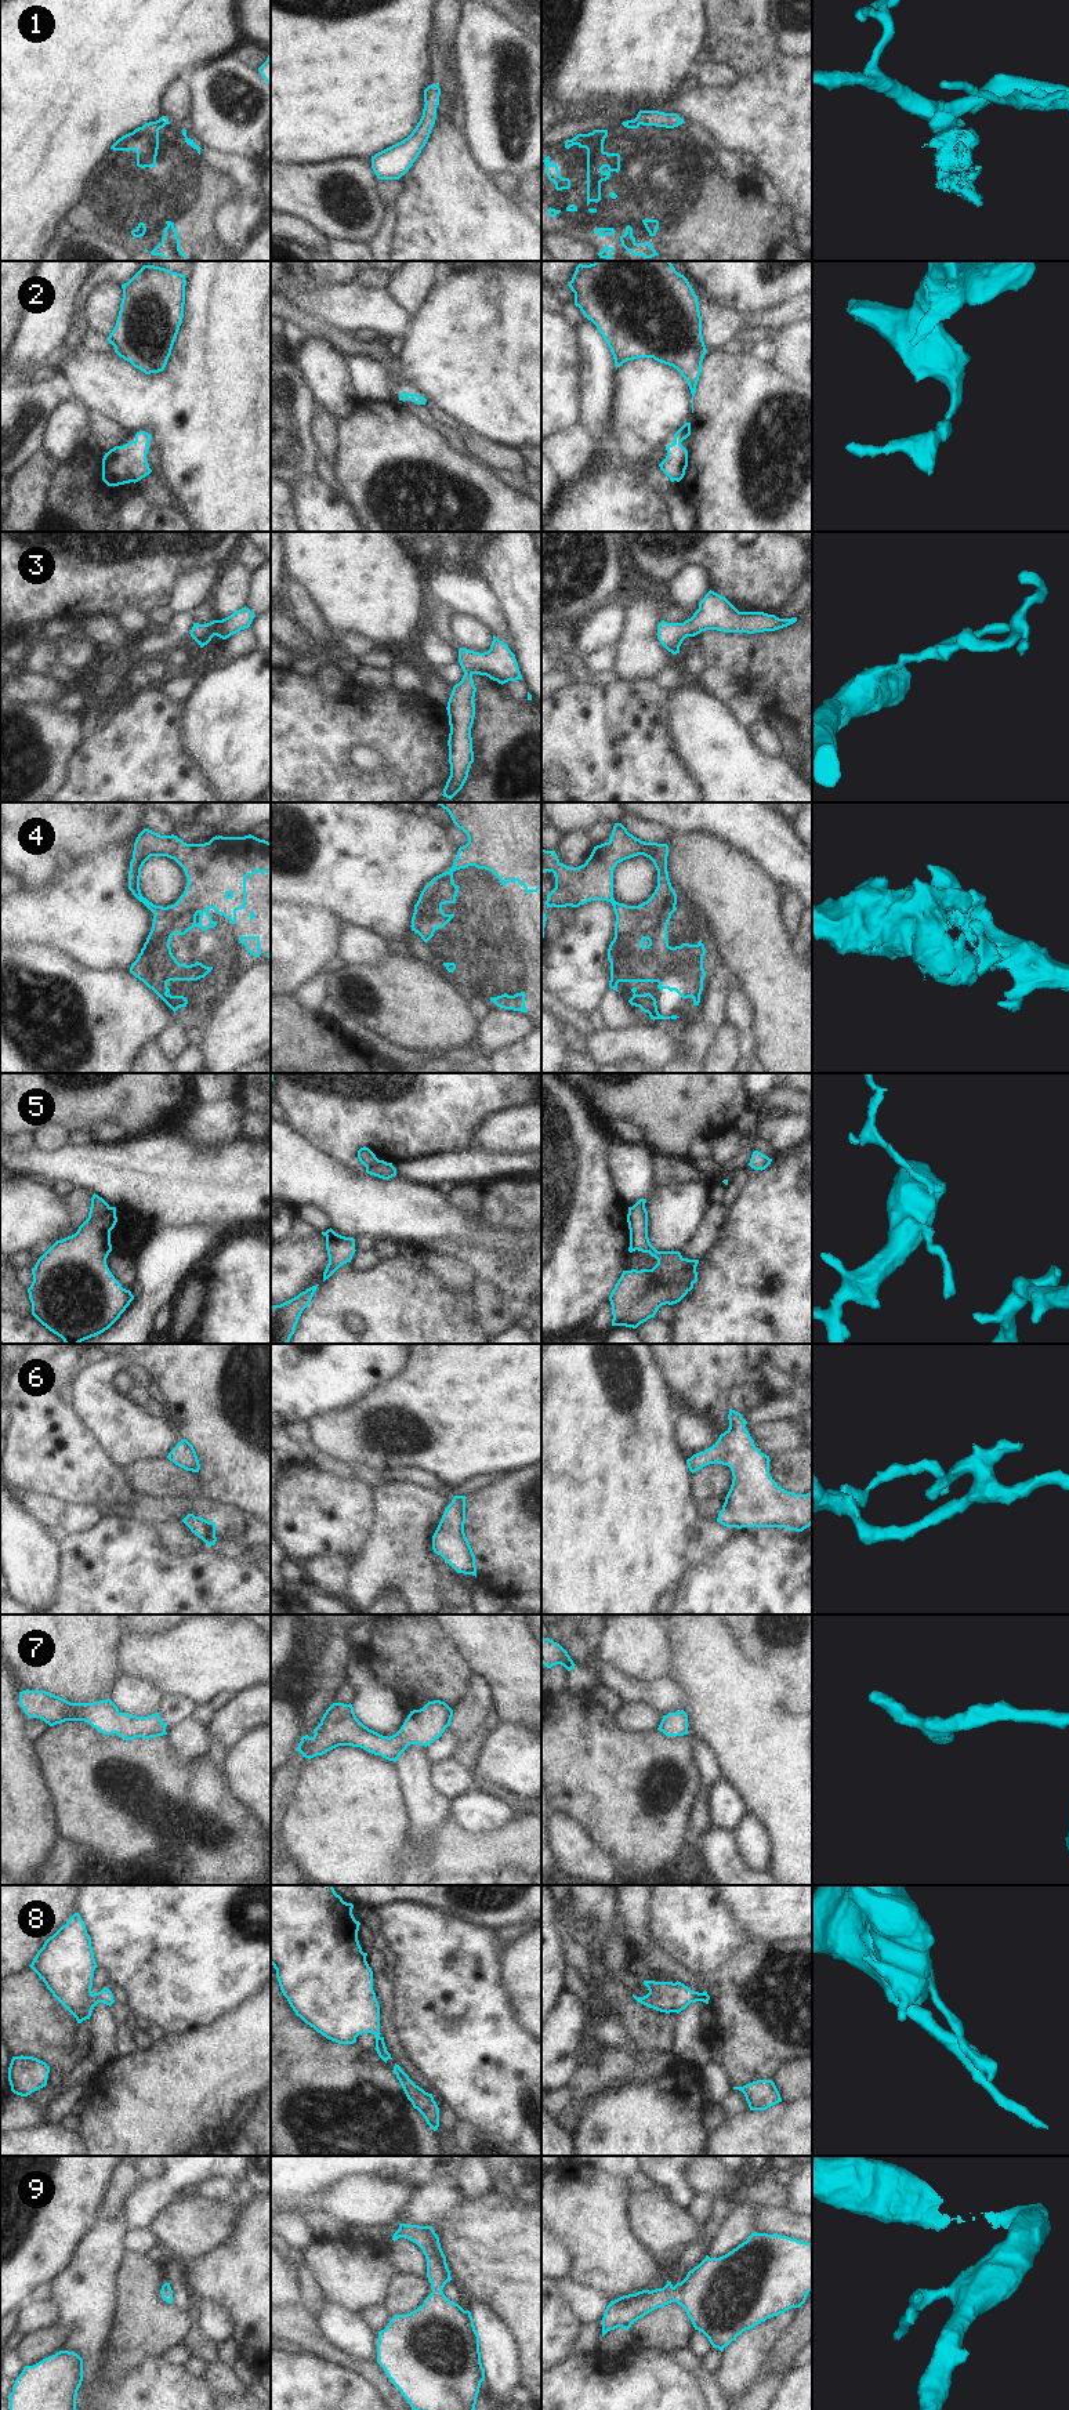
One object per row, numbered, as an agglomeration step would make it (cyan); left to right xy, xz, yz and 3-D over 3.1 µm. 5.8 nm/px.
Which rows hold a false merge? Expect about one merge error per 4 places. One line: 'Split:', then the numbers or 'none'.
Split: 1, 4, 5

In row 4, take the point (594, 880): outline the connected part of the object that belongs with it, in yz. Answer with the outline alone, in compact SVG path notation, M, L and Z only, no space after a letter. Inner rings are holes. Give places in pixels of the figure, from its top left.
M615 823L610 840L594 847L590 858L579 867L569 867L561 863L555 851L546 851L541 848L541 873L552 871L555 877L555 888L547 895L547 909L552 906L579 907L580 905L591 900L610 902L616 914L615 938L628 942L637 929L653 928L660 924L664 916L671 916L677 910L677 894L673 889L668 878L667 856L667 844L641 841L639 838L630 834L622 823ZM638 855L644 855L653 862L657 870L657 887L646 902L638 906L627 906L624 903L616 902L613 898L613 870L620 862Z

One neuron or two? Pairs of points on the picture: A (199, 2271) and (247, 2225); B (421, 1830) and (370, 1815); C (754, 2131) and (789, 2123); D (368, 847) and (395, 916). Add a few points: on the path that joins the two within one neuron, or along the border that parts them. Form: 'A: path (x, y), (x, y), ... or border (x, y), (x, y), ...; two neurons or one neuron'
A: path (214, 2269), (243, 2240); one neuron
B: border (405, 1796), (409, 1804), (412, 1833); two neurons
C: path (763, 2131), (781, 2131); one neuron
D: path (380, 863), (381, 899); one neuron

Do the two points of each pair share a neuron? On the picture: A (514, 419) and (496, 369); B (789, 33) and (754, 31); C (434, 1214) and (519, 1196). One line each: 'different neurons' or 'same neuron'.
A: same neuron
B: different neurons
C: different neurons

